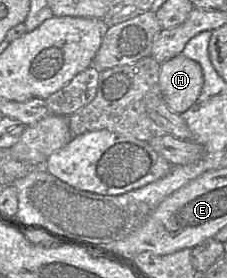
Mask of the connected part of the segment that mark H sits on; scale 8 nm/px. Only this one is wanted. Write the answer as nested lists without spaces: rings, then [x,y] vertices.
[[[177,55],[161,64],[158,85],[163,102],[178,114],[189,109],[199,97],[203,75],[199,65]]]

